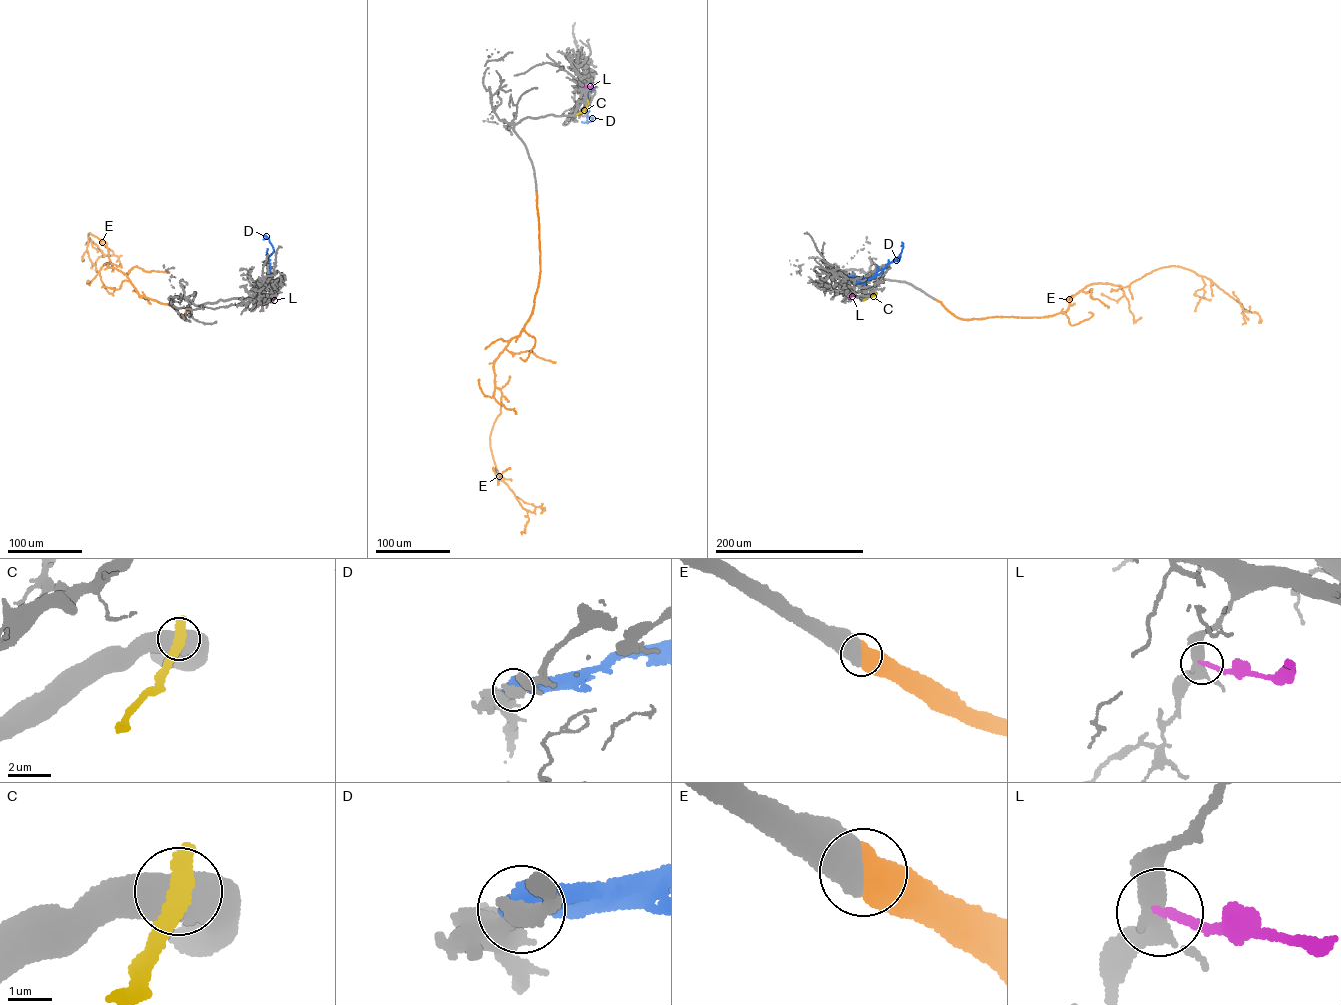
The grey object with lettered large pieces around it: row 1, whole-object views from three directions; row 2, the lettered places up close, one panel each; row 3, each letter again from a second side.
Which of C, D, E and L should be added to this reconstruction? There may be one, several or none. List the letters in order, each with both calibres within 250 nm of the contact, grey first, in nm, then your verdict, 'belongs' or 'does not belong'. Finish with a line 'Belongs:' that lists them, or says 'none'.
C: calibres 600 and 440 nm; does not belong
D: calibres 440 and 750 nm; does not belong
E: calibres 700 and 700 nm; belongs
L: calibres 380 and 190 nm; does not belong
Belongs: E

